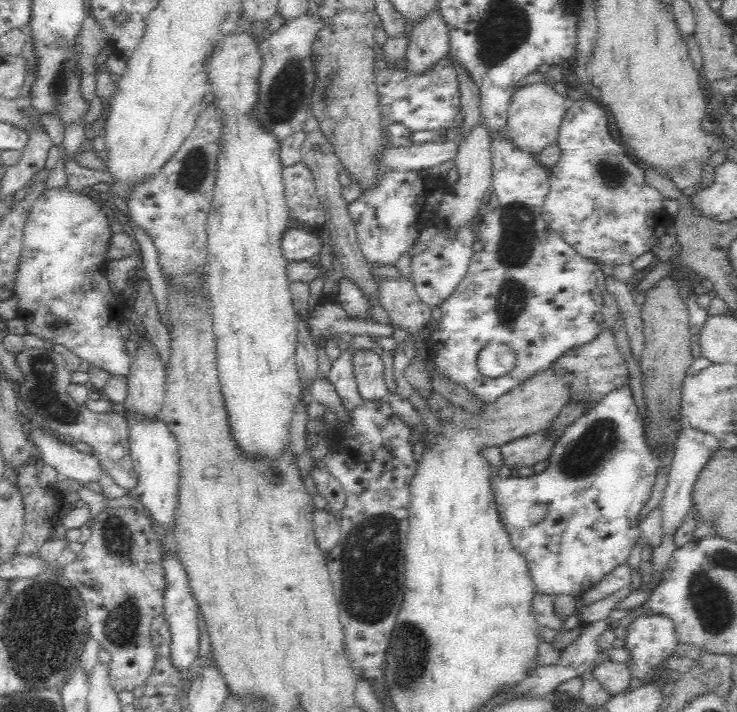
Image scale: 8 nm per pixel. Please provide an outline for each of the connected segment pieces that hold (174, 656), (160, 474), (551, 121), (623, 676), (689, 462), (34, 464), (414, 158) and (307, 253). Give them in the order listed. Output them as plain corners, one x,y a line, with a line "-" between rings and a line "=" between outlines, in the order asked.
164,551
163,567
167,580
167,590
165,593
162,614
168,621
172,637
171,659
178,670
188,670
198,654
200,631
197,624
197,614
199,606
194,601
192,590
189,587
189,580
180,564
178,557
=
121,409
127,422
129,456
138,476
138,485
132,490
132,496
138,498
144,508
150,512
152,521
155,521
154,525
172,529
180,472
177,440
166,421
160,416
144,416
138,411
=
536,82
515,90
507,110
505,138
520,152
538,154
557,142
560,124
573,98
564,97
548,83
=
606,660
592,667
593,677
604,687
606,692
615,695
628,690
632,671
627,663
=
687,423
682,425
678,440
673,448
674,456
668,473
668,484
663,500
659,504
662,512
662,529
665,535
674,535
686,519
690,509
693,508
693,489
700,472
706,464
710,463
712,456
721,446
721,440
714,435
694,428
=
36,459
29,460
26,464
22,464
15,472
18,475
18,487
23,495
23,504
25,505
24,530
20,542
15,546
15,554
38,553
41,547
49,540
52,528
59,523
59,517
62,513
62,506
66,505
63,500
64,496
60,496
60,492
56,488
42,488
38,484
38,474
41,463
=
457,140
413,143
411,146
392,146
384,152
384,168
387,170
429,169
442,162
454,160
458,154
=
288,227
282,236
282,252
290,262
316,259
324,248
324,242
320,238
321,229
312,232

